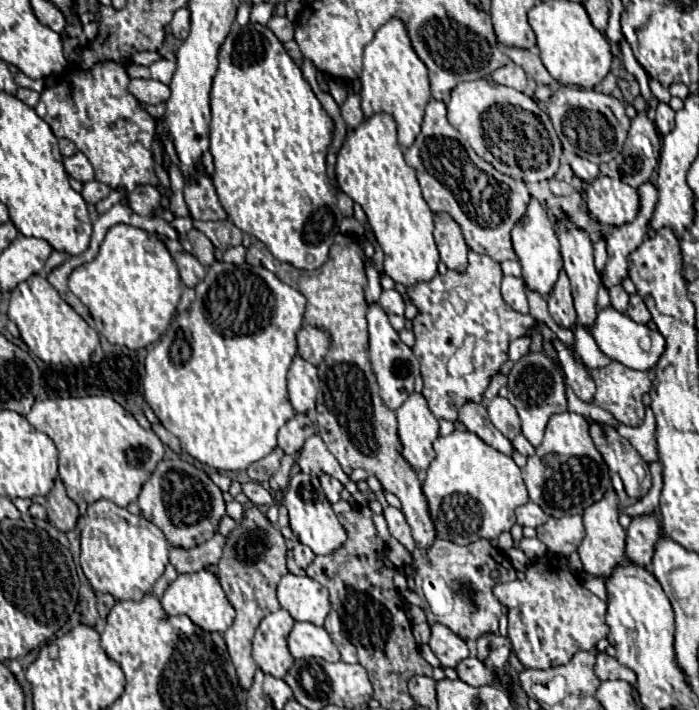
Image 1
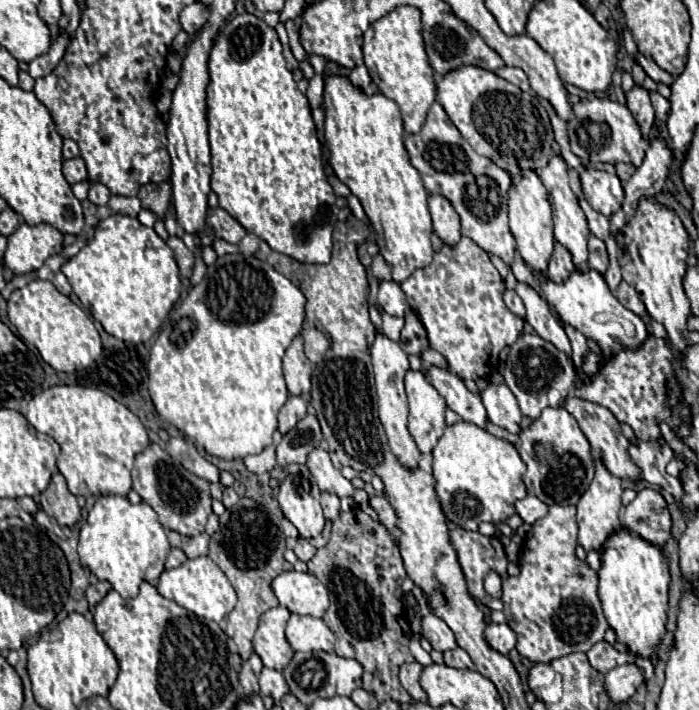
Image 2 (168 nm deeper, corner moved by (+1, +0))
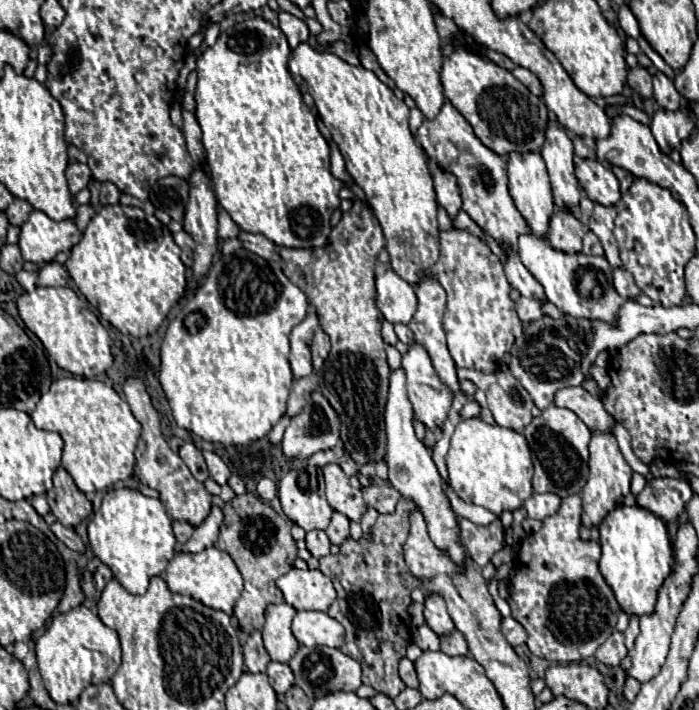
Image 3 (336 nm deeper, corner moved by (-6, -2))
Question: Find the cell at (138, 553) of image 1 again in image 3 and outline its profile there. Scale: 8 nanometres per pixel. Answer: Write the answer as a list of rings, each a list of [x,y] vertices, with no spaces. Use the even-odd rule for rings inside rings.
[[[116,488],[104,494],[102,508],[88,524],[88,540],[94,556],[112,570],[114,578],[130,594],[144,594],[148,580],[164,574],[166,564],[176,554],[172,518],[164,512],[162,502],[130,488]]]

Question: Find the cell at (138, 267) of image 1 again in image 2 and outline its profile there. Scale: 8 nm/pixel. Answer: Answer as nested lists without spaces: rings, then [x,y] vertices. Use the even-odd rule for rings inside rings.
[[[111,214],[109,218],[101,220],[93,238],[73,258],[69,258],[61,270],[67,276],[73,292],[79,296],[83,308],[87,308],[91,316],[101,322],[105,332],[123,342],[137,344],[151,340],[181,296],[179,268],[173,258],[173,250],[155,234],[153,228],[143,226],[137,218],[127,214]]]

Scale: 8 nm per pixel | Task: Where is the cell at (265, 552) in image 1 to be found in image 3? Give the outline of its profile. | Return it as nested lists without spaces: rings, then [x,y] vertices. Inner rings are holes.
[[[250,492],[236,496],[224,506],[224,522],[214,546],[230,554],[244,578],[244,592],[234,606],[234,616],[246,634],[262,630],[266,606],[284,602],[284,596],[276,586],[276,578],[292,570],[296,560],[296,544],[290,536],[290,526],[292,522],[288,518],[284,520],[284,516],[280,516],[270,504]]]

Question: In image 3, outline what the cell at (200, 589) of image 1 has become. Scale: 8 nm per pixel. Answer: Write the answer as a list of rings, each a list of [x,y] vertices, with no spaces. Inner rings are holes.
[[[214,546],[198,554],[176,554],[172,562],[168,562],[164,580],[174,594],[188,594],[198,602],[204,602],[204,606],[212,606],[214,610],[224,610],[226,614],[232,614],[232,608],[242,594],[242,576],[234,560],[226,552]]]

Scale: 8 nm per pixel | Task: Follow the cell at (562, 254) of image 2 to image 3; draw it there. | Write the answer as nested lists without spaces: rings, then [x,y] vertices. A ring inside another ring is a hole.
[[[556,212],[552,216],[548,242],[550,246],[556,246],[556,250],[564,250],[566,254],[582,252],[582,236],[584,236],[584,226],[580,224],[576,214]]]

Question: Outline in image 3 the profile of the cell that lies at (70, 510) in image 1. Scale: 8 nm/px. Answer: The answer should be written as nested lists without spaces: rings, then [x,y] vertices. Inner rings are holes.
[[[62,466],[56,470],[56,478],[60,480],[60,490],[54,490],[54,500],[48,500],[50,510],[64,526],[78,526],[92,514],[92,504]]]

